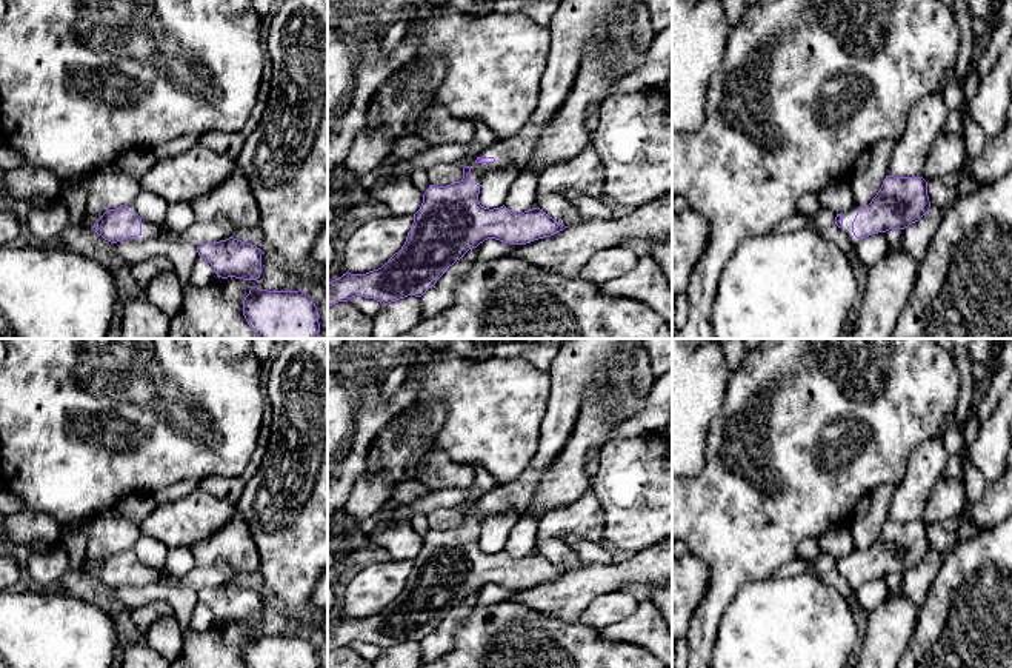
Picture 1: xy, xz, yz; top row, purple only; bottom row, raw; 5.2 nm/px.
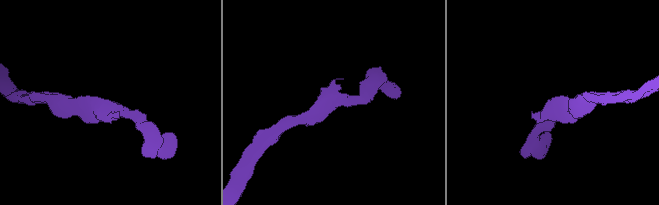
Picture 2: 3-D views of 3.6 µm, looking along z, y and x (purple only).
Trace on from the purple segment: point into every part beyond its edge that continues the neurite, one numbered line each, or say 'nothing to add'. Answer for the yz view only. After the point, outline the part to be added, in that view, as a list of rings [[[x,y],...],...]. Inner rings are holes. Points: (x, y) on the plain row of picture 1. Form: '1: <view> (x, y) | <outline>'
1: yz (848, 562) | [[[854,551],[852,554],[843,557],[843,576],[847,579],[849,585],[852,586],[854,591],[857,591],[861,583],[857,583],[852,577],[852,566],[858,557],[860,551]]]

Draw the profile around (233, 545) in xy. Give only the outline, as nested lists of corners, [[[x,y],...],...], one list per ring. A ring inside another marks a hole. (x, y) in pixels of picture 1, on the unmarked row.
[[[235,509],[229,522],[191,548],[197,566],[228,566],[235,576],[260,571],[261,562],[251,531]]]

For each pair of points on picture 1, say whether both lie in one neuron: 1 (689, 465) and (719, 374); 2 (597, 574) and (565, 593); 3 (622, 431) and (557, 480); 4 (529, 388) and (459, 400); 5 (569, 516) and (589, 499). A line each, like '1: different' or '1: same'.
1: same
2: same
3: different
4: same
5: same

